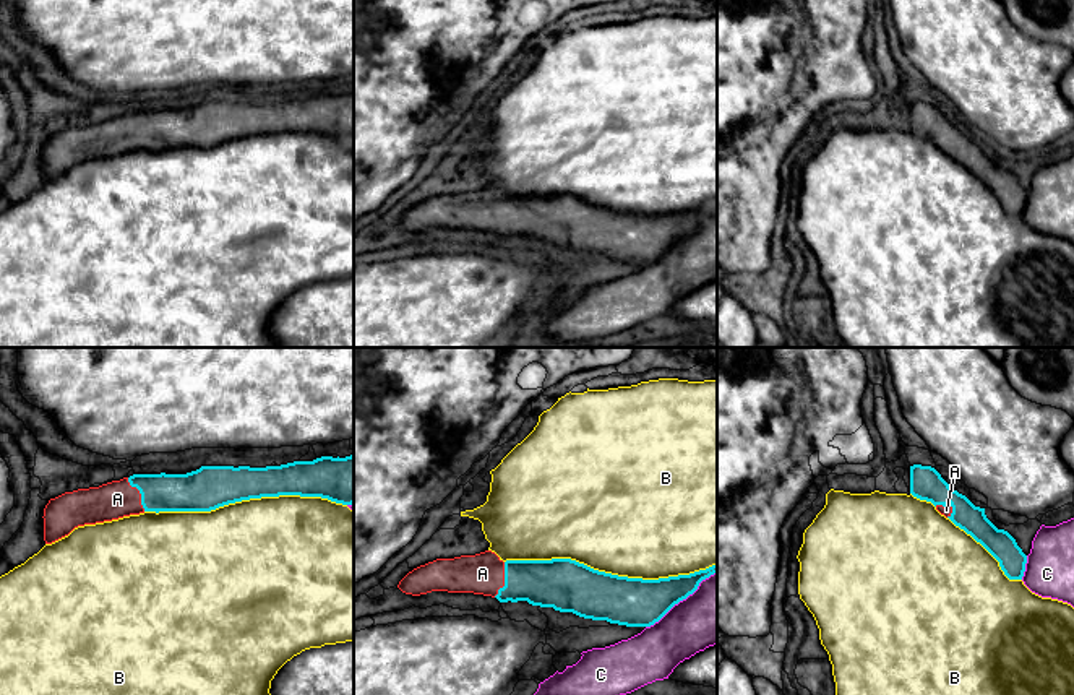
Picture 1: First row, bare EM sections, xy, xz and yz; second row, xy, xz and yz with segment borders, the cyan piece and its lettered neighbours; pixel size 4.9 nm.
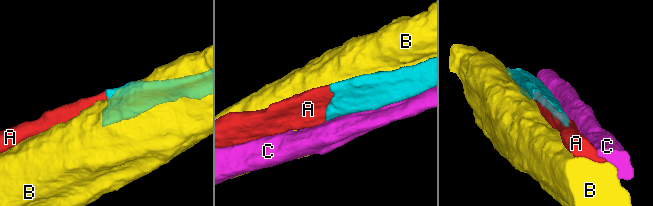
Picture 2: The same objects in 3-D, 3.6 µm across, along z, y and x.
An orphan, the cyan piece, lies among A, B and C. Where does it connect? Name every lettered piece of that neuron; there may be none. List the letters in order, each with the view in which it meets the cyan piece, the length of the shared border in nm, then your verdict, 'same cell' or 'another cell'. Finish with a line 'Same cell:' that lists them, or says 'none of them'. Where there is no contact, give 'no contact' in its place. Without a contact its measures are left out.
A: contact in xy; length 190 nm; same cell
B: contact in xz; length 1050 nm; another cell
C: contact in xz; length 440 nm; another cell
Same cell: A

